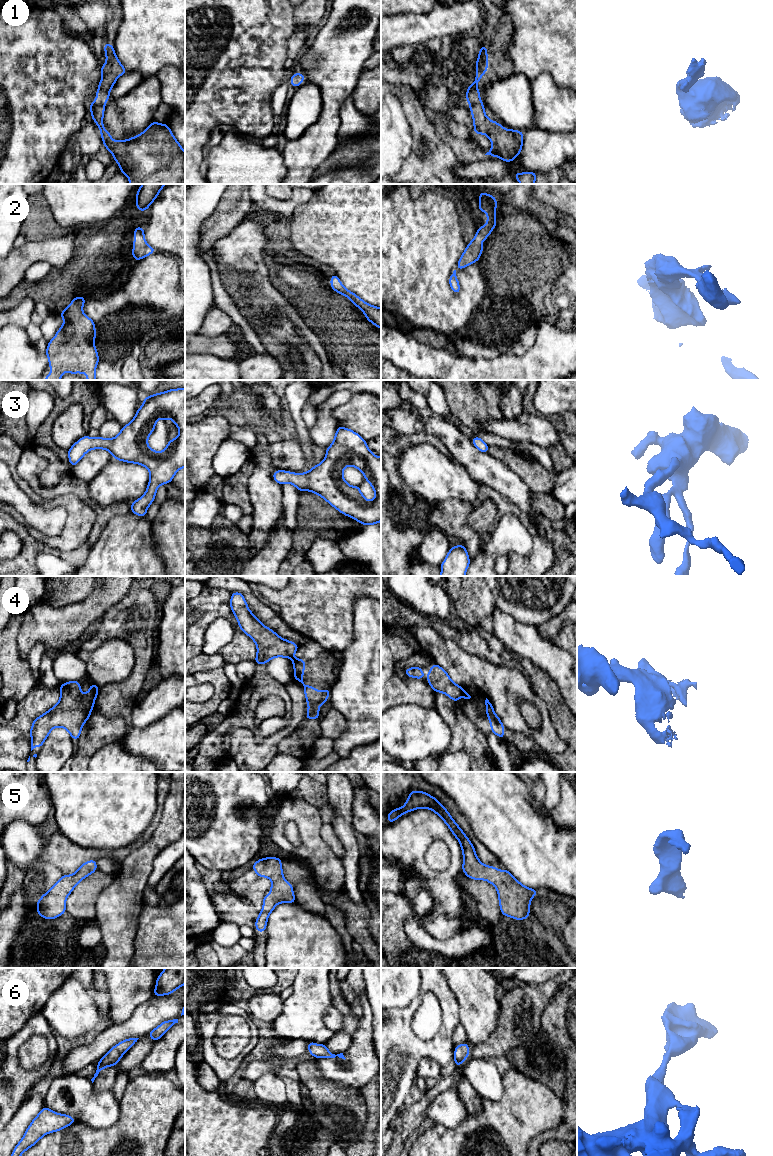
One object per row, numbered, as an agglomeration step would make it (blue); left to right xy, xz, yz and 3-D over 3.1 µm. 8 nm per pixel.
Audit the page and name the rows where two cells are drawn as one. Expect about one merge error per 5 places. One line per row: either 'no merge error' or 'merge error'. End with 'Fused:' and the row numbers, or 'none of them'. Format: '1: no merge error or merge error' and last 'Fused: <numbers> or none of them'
1: no merge error
2: no merge error
3: no merge error
4: merge error
5: no merge error
6: no merge error
Fused: 4

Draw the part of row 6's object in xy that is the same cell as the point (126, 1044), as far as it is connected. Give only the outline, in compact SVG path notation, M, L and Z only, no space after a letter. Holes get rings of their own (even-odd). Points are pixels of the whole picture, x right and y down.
M129 1038L123 1040L122 1042L116 1044L112 1047L105 1056L97 1064L97 1070L94 1074L94 1077L91 1079L92 1083L95 1078L98 1076L99 1072L106 1067L116 1066L119 1062L120 1058L125 1054L127 1050L129 1050L138 1040L139 1038Z

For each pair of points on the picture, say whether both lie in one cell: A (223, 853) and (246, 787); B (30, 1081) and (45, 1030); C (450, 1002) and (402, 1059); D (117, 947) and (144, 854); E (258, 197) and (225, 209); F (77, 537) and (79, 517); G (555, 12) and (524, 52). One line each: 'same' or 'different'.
A: same
B: same
C: same
D: same
E: different
F: same
G: same

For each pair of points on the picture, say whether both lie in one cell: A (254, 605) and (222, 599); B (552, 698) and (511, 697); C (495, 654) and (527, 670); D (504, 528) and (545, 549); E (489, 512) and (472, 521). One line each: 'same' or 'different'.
A: different
B: different
C: same
D: different
E: same

